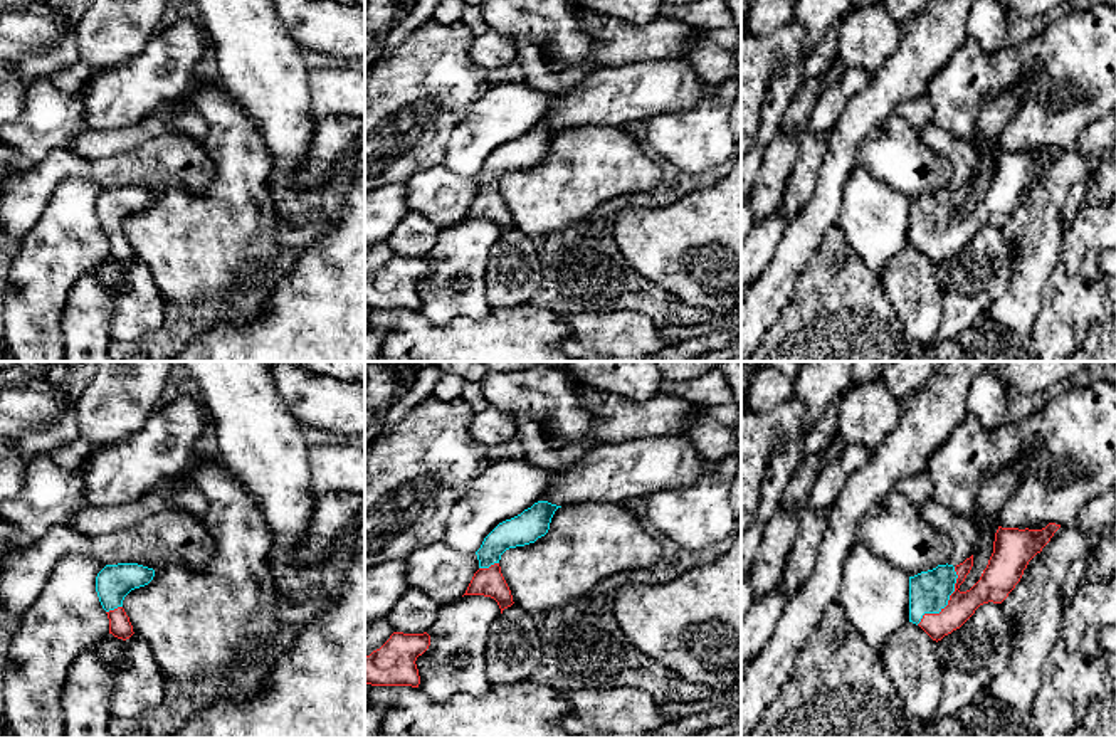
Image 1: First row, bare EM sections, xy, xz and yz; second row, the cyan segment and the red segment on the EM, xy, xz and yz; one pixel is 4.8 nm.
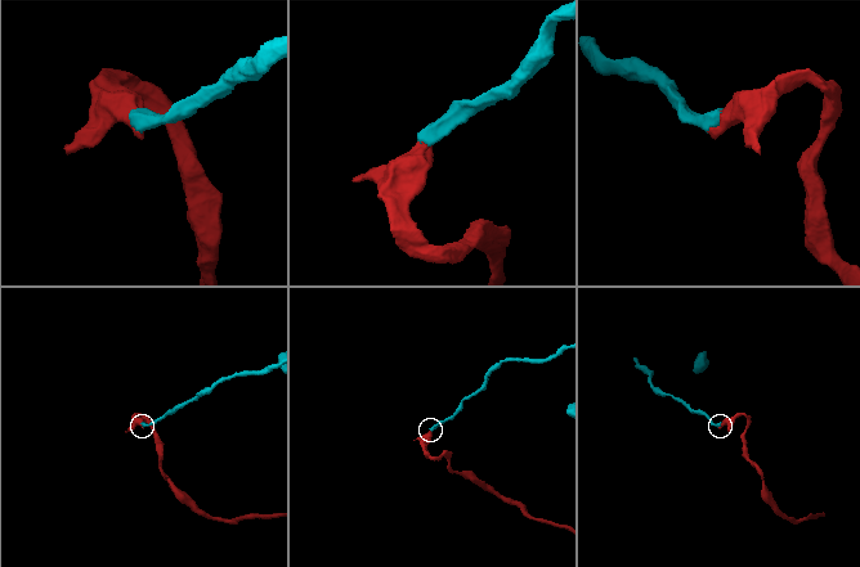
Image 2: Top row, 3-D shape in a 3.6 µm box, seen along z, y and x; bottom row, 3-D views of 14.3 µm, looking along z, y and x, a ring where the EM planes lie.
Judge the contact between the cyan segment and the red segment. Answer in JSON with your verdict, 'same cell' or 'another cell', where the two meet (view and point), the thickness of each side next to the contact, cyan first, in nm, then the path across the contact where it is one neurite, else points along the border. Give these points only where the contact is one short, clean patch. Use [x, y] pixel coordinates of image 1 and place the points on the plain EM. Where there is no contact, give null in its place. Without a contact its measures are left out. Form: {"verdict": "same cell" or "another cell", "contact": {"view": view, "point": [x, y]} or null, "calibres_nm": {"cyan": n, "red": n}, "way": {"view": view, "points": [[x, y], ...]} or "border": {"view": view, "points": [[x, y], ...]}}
{"verdict": "same cell", "contact": {"view": "yz", "point": [947, 226]}, "calibres_nm": {"cyan": 190, "red": 160}, "way": {"view": "yz", "points": [[930, 214], [947, 226], [968, 226], [995, 207]]}}

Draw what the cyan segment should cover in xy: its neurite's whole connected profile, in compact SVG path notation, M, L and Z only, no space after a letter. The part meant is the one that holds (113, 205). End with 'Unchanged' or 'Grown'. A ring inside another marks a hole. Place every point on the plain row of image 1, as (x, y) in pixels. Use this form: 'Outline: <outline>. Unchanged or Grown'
Outline: M138 187L106 188L97 197L96 215L109 242L109 257L123 264L134 257L123 224L131 213L148 208L153 200L153 192Z. Grown

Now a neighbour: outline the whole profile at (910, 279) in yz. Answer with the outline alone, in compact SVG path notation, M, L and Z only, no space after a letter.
M903 247L877 274L911 346L931 348L943 316L938 267L919 249Z

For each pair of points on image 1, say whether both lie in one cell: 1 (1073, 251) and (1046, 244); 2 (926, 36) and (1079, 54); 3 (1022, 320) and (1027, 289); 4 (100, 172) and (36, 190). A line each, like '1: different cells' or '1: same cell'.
1: different cells
2: different cells
3: same cell
4: same cell

